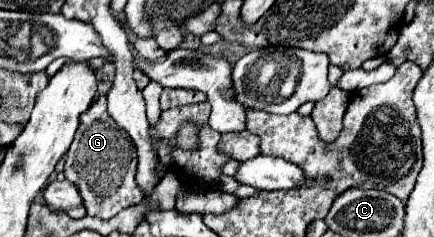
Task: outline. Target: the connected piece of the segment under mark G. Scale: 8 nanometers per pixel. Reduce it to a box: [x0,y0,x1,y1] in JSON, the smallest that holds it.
[66,95,144,219]

